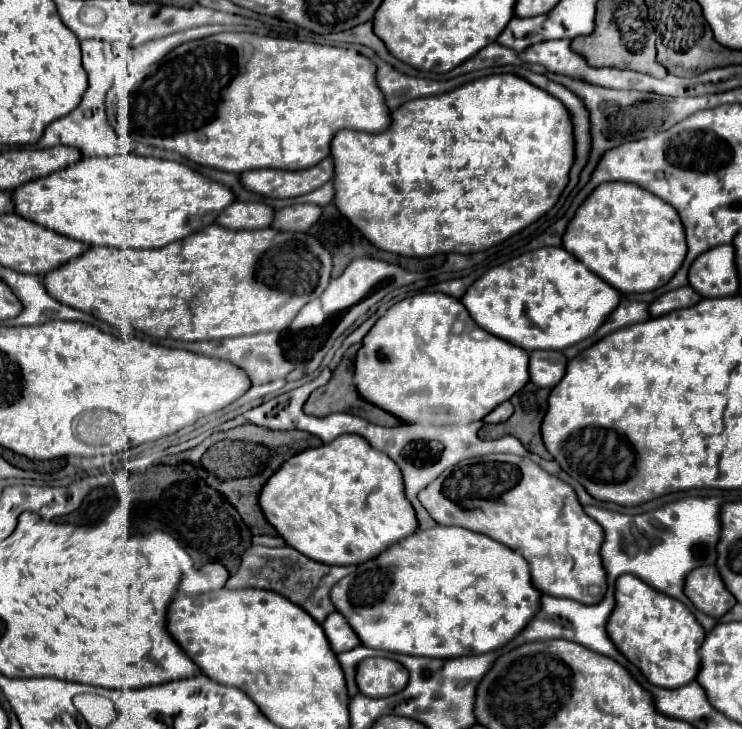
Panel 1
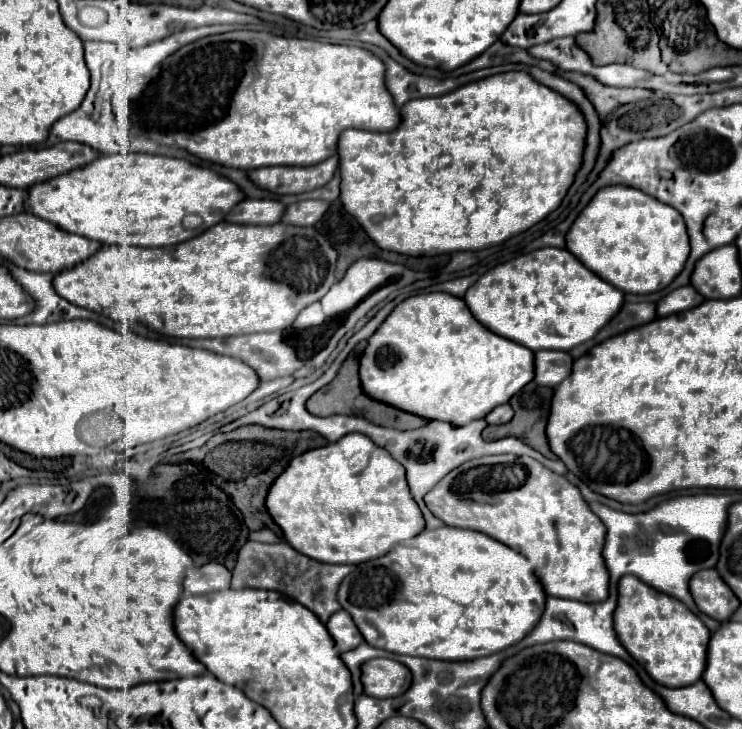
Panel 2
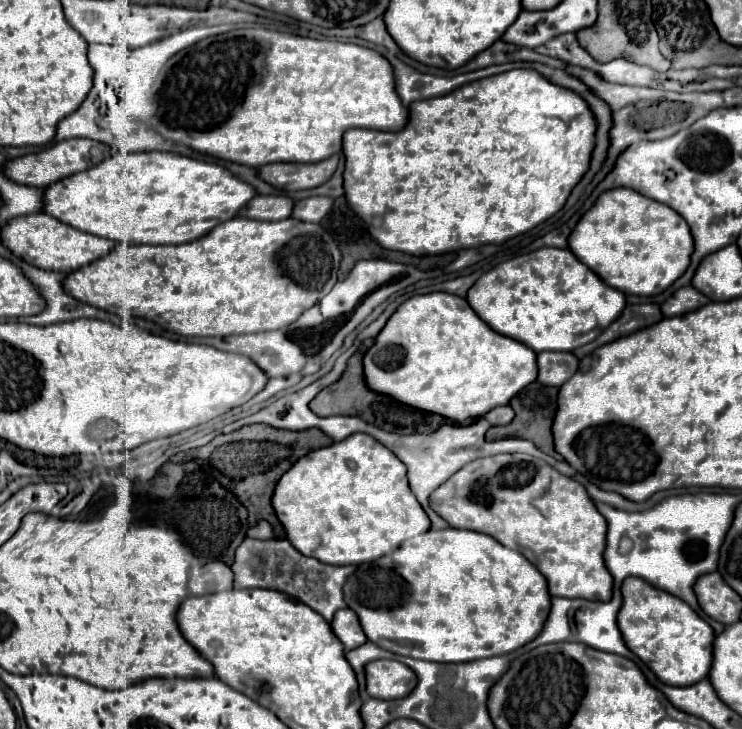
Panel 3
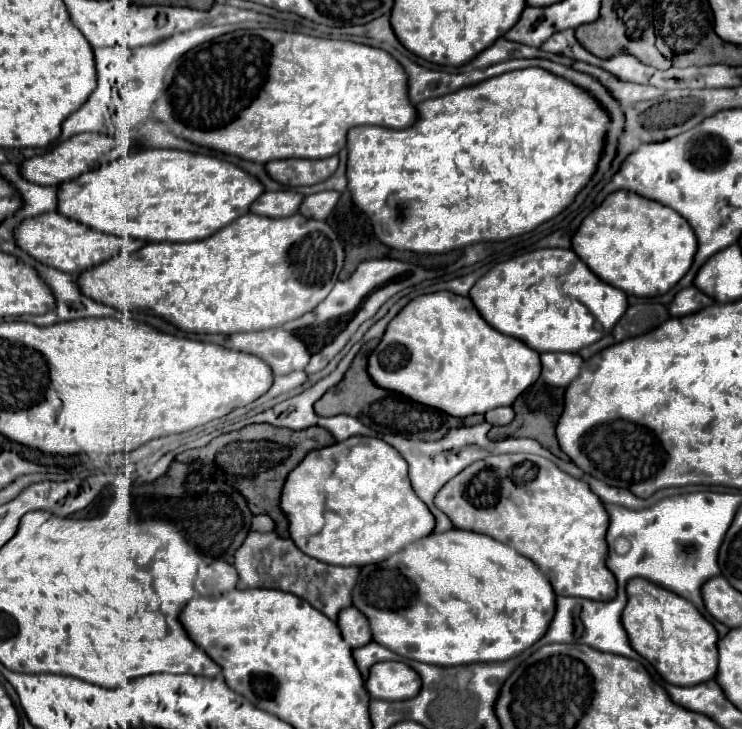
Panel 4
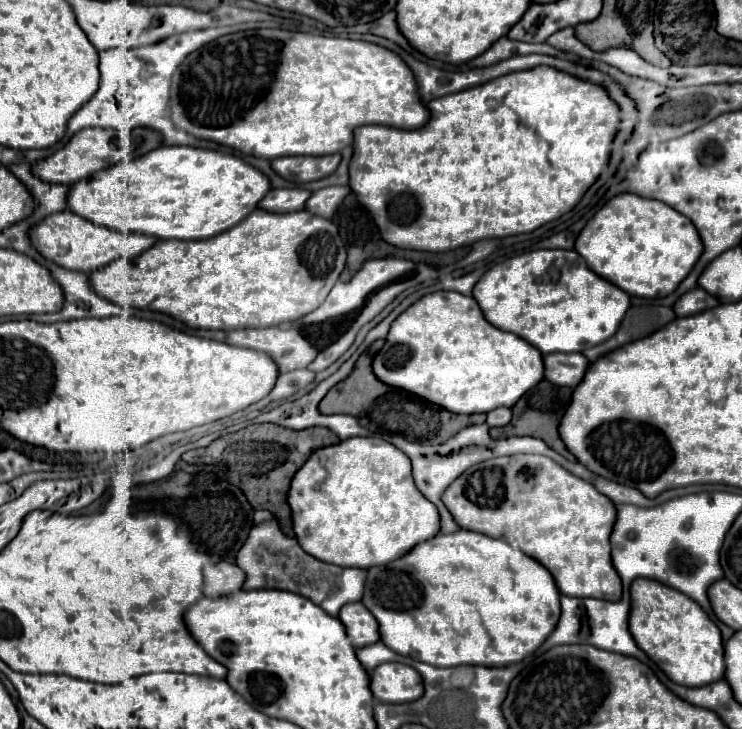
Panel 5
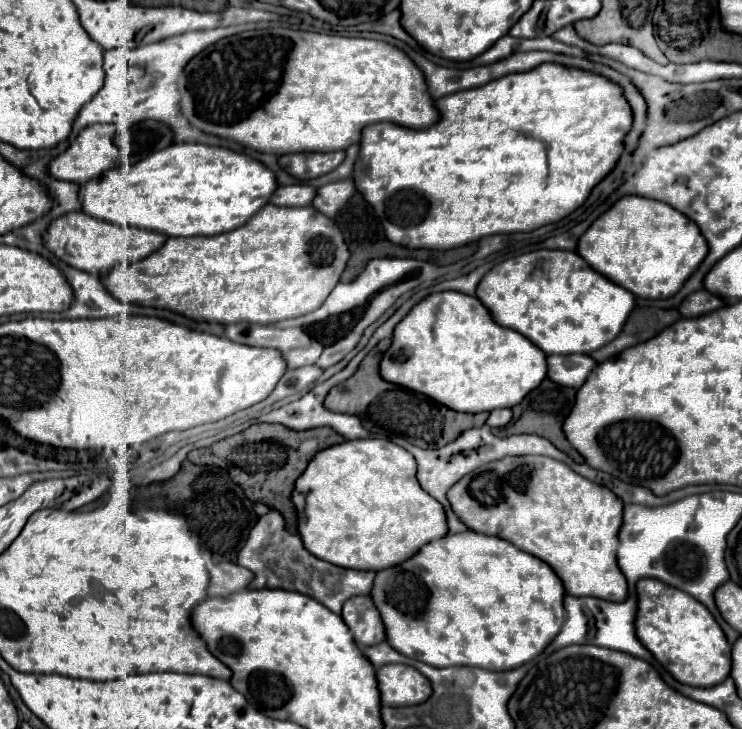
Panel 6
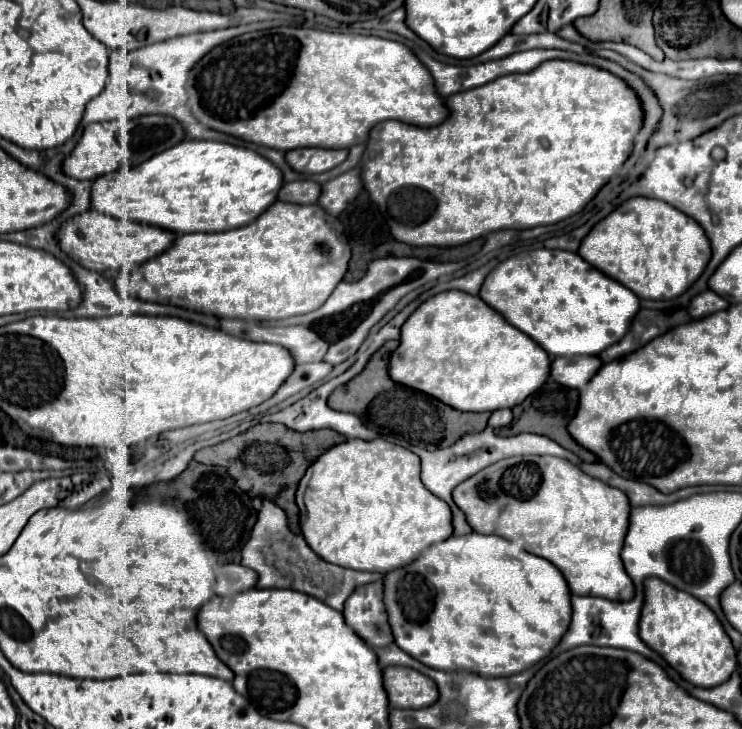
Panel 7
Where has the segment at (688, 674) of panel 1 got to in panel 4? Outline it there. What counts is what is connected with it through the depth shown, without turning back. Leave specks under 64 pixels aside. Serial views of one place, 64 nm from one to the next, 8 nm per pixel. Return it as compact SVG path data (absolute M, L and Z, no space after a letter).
M632 578L626 584L626 594L628 604L622 612L622 626L630 646L638 650L638 654L646 658L666 682L694 686L714 678L714 672L718 672L718 632L694 604L644 578Z

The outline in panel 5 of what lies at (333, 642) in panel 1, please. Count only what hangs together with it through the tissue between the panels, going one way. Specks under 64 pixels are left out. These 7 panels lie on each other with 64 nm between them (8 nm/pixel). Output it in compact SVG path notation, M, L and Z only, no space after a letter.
M352 602L346 604L340 610L340 622L346 628L346 634L352 642L354 648L362 648L368 644L378 642L378 624L374 620L374 616L360 604L360 602Z

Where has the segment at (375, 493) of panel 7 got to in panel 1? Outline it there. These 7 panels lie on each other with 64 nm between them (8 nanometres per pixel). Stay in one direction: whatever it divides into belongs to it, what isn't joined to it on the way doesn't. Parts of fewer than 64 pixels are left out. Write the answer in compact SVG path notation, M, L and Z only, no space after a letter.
M356 434L340 436L330 444L308 448L288 458L276 470L276 474L270 476L258 500L264 518L276 528L288 546L302 552L304 556L310 556L310 560L330 566L362 564L362 560L378 556L378 552L384 552L390 544L414 534L418 528L414 508L404 496L400 468L384 452L374 450L364 438Z

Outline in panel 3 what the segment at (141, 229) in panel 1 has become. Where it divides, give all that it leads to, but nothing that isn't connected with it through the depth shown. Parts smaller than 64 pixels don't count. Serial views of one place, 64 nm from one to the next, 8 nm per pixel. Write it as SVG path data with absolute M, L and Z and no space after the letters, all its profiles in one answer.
M134 152L134 154L114 154L94 168L72 174L58 180L42 190L42 212L54 216L56 220L124 244L184 244L208 234L216 224L236 218L238 210L254 196L254 188L232 176L218 164L186 158L170 152Z

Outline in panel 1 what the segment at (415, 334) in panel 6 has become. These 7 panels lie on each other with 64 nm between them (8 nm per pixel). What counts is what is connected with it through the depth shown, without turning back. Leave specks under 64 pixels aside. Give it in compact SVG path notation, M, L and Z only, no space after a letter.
M442 292L414 294L388 308L378 318L378 324L364 336L354 360L354 384L358 394L408 424L448 426L482 420L498 404L510 400L528 378L528 352L482 330L460 300Z

